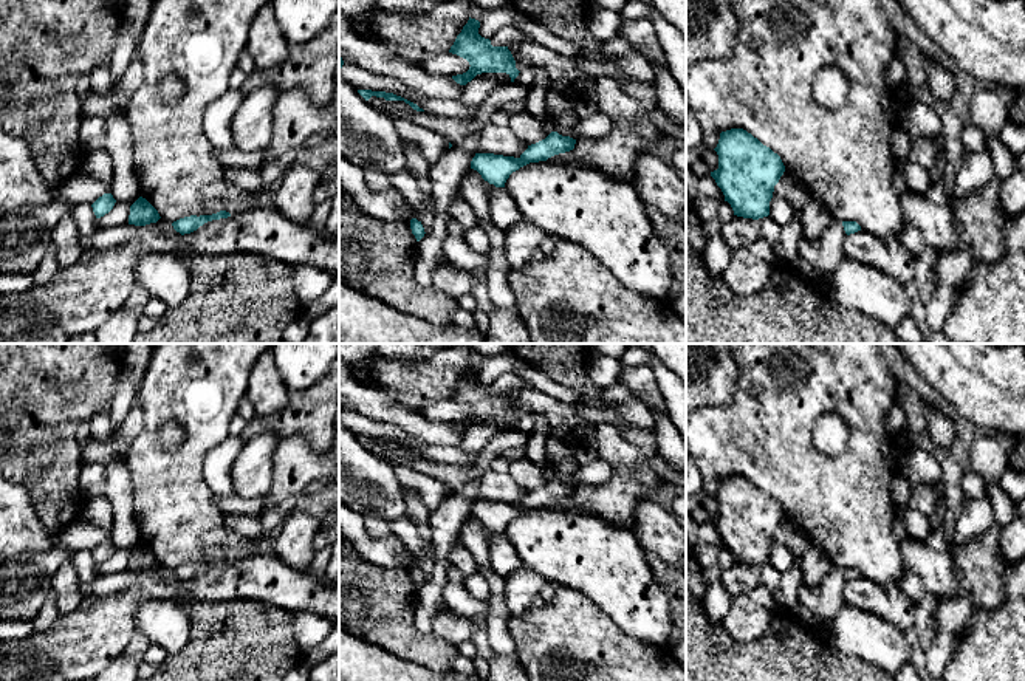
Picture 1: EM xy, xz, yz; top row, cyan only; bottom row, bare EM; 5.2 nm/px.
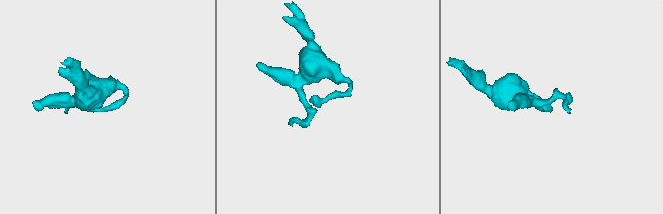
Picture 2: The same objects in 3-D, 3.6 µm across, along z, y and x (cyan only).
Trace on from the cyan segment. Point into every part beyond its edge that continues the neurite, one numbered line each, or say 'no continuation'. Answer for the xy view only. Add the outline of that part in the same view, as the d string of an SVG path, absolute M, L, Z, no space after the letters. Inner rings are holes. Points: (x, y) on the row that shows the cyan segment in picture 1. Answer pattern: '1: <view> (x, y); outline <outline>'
no continuation

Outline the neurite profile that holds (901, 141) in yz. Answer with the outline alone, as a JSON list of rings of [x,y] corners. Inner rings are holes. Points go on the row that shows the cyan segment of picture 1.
[[[896,124],[890,136],[892,156],[896,164],[907,159],[912,142],[914,138],[901,125]]]

